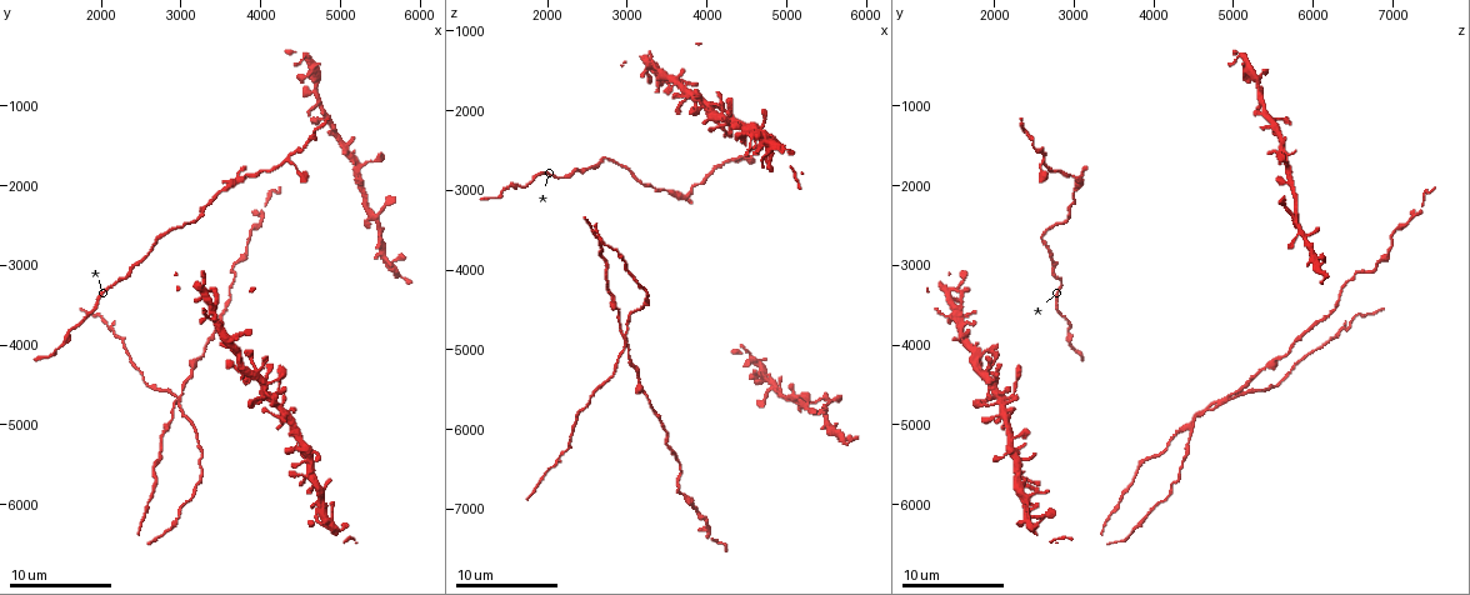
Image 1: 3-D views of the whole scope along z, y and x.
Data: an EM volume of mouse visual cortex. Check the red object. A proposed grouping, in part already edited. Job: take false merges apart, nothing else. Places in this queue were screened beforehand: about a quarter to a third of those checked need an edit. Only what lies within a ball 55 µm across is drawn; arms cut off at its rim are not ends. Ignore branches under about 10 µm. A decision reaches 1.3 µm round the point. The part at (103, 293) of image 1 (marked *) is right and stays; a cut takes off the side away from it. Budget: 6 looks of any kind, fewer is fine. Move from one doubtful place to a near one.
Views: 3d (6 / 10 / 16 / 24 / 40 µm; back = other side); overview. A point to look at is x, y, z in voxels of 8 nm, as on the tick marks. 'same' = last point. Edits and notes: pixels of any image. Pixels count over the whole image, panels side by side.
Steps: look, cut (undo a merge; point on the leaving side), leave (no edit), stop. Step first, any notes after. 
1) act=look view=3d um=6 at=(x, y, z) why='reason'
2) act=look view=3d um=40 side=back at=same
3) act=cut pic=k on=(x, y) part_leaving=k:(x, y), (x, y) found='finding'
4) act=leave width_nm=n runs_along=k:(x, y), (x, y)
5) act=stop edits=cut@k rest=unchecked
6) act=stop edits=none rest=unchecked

act=look view=3d um=10 at=(3700, 1850, 3100)

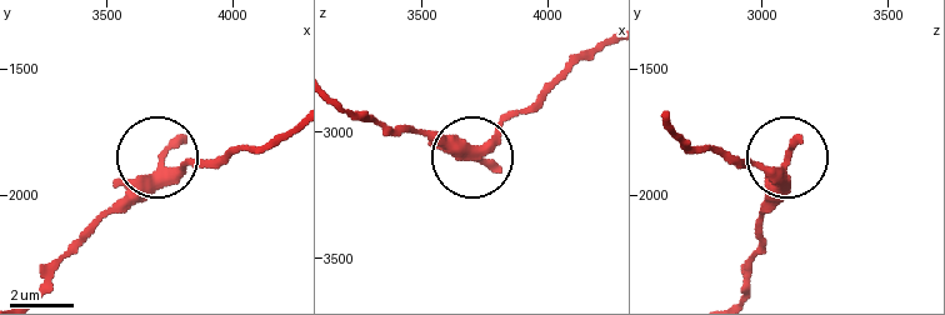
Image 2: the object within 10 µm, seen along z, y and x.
act=look view=3d um=10 side=back at=(3740, 1860, 3090)

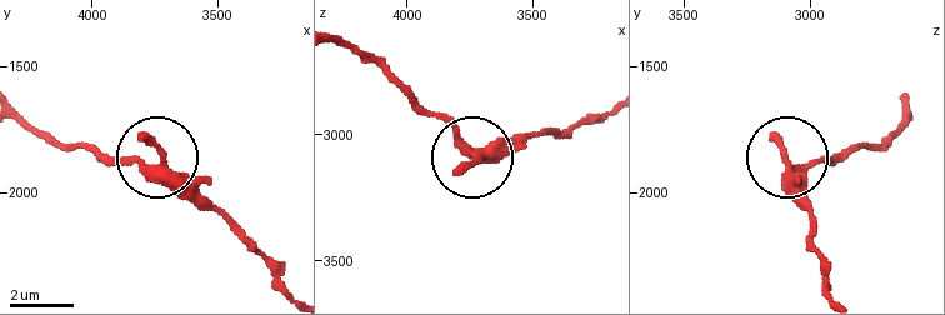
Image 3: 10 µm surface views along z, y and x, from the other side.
act=leave side_arm_um=13 found='one neuron here'

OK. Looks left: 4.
act=look view=3d um=16 at=(4350, 1700, 2650) why='side arm on a straight run'

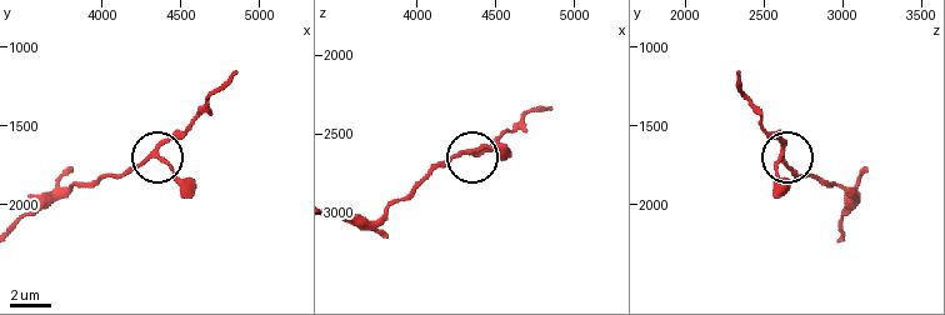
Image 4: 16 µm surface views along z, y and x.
act=leave arms=3 found='one neuron here'

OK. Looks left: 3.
act=look view=3d um=16 at=(3000, 4700, 4800) why='three arms meet'

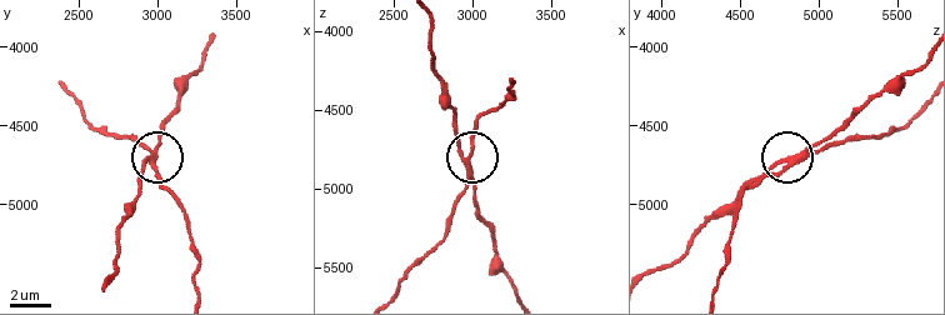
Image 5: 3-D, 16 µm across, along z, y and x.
act=leave side_arm_um=22 found='all the same neuron'

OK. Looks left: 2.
act=stop edits=none rest=unchecked

